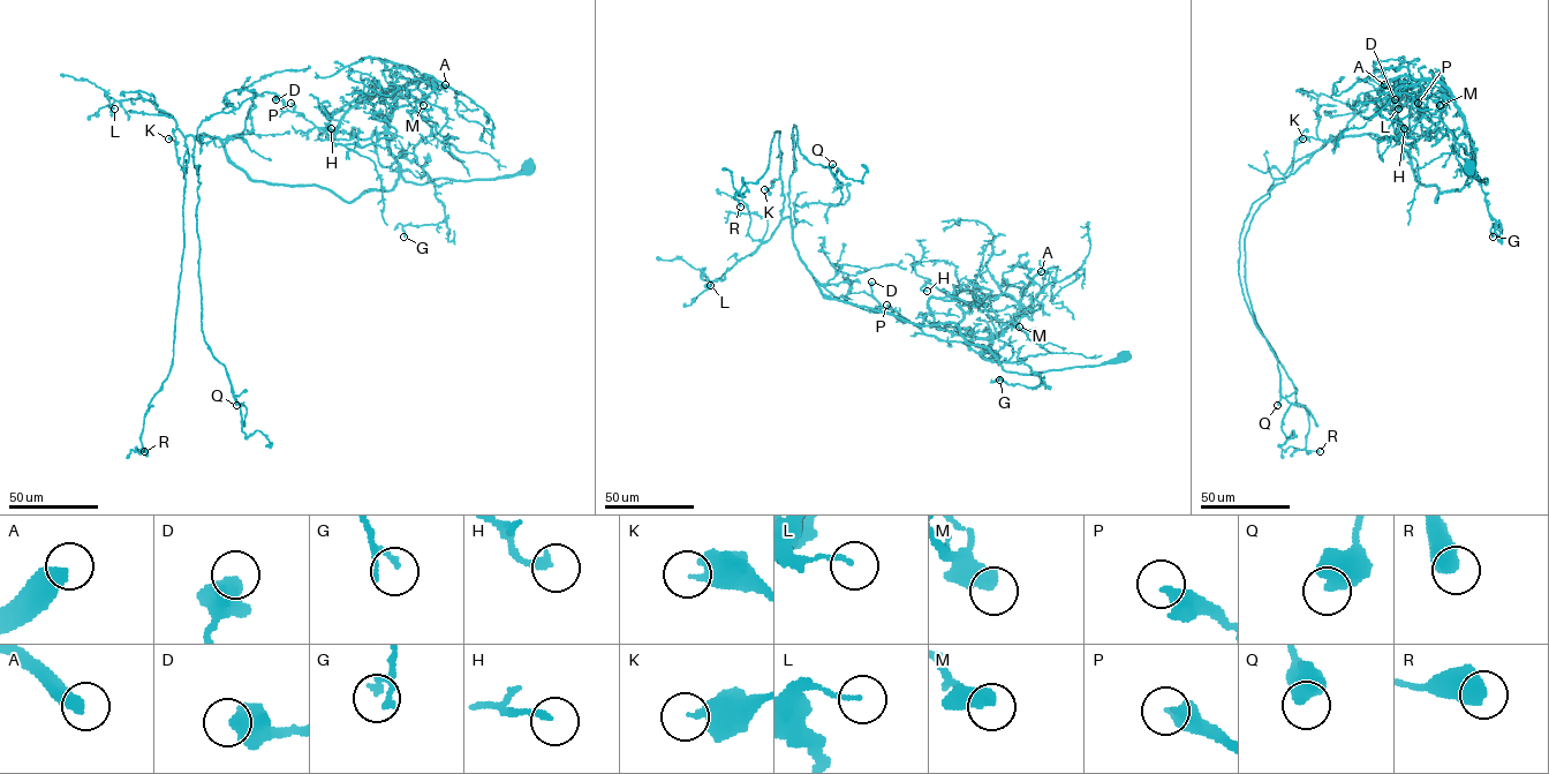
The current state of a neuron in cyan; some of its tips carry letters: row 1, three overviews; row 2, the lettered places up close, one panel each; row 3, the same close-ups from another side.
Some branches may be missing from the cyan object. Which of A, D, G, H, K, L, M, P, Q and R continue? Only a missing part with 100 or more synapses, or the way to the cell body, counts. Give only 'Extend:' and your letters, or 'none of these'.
Extend: A

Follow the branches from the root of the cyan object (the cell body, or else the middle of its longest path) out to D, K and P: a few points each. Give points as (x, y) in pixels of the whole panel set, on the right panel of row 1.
D: (1468, 167), (1487, 182), (1468, 171), (1466, 133), (1455, 138), (1413, 99), (1395, 99)
K: (1468, 167), (1487, 182), (1468, 172), (1436, 202), (1392, 138), (1330, 135), (1291, 173), (1302, 138)
P: (1468, 167), (1487, 182), (1468, 171), (1468, 135), (1463, 133), (1455, 138), (1452, 133), (1437, 128), (1418, 103)

